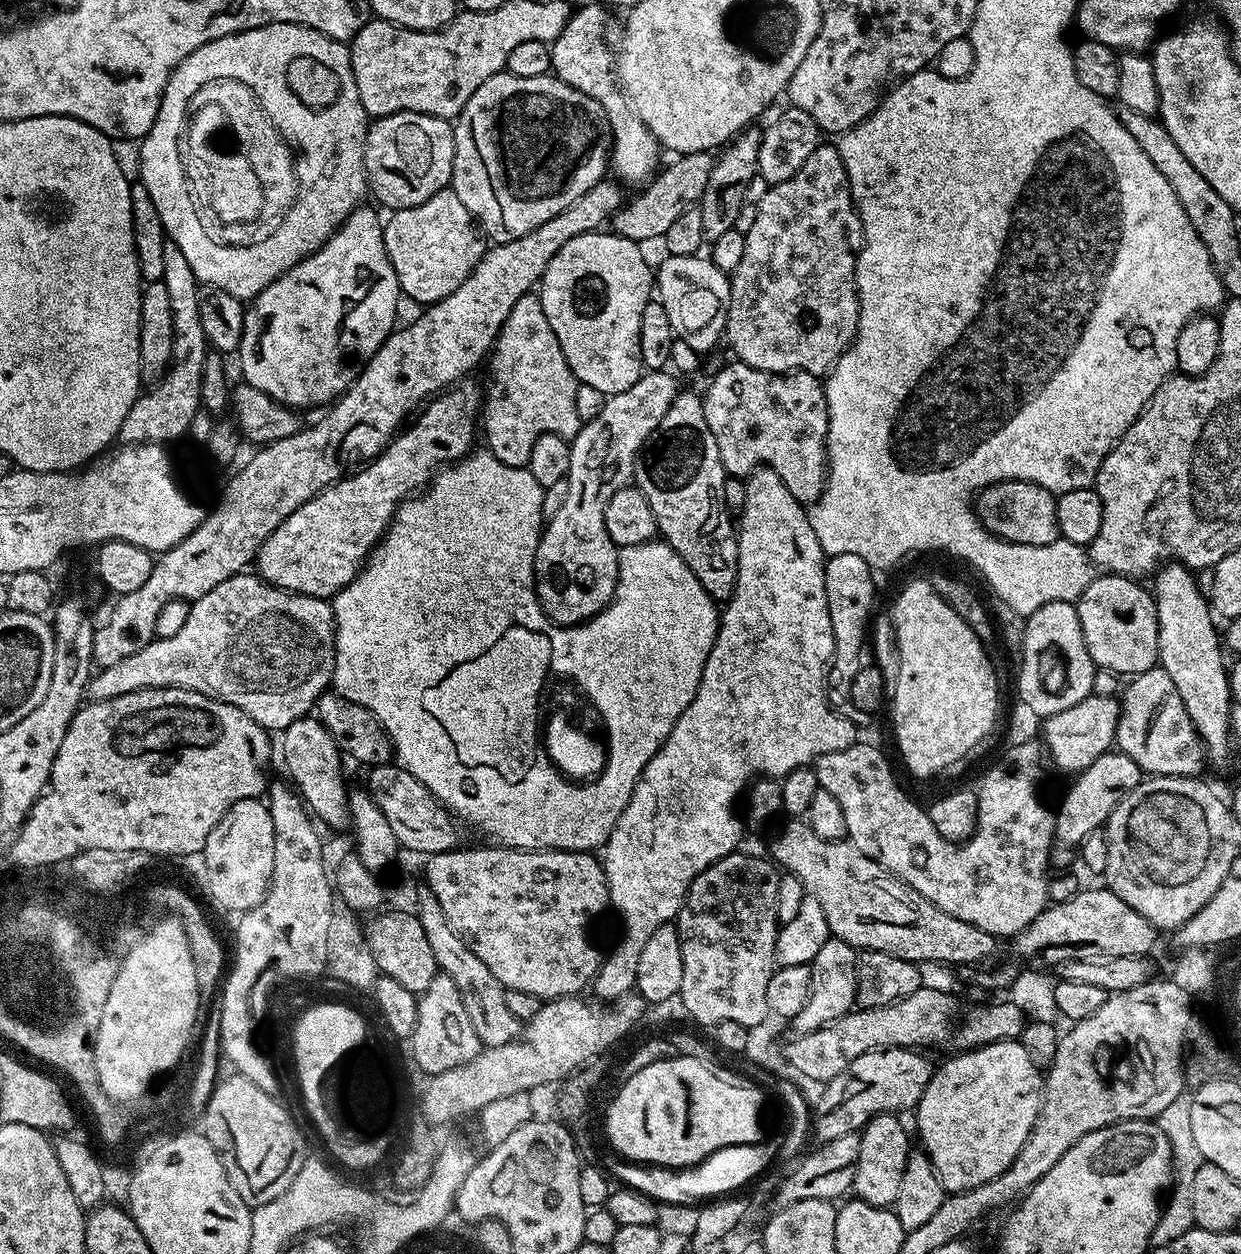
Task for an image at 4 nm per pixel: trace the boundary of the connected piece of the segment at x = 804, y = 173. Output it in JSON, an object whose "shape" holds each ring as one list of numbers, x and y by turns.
{"shape":[[821,142,782,182,768,187,766,194,762,194,762,202,758,202,758,215,754,218,750,230,744,233,746,246,742,253,742,262,738,262,738,270,730,274,732,282,732,293,730,294,730,306,728,307,728,317,723,335,728,336,728,344,732,347,732,352,739,363,746,366,754,366,754,370,766,370,767,372,809,372,811,376,823,377,825,373,835,364,836,359,844,352,849,351,852,341,856,339,858,330,858,314,860,313,860,303,858,302,858,290,856,289,856,263,858,254,864,245,864,231,860,221,860,210,856,203,852,201,852,183,848,181,848,171,844,165,844,159,839,147,835,143]]}

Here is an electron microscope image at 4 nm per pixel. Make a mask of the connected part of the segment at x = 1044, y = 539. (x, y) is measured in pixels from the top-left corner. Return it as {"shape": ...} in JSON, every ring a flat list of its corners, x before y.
{"shape":[[1003,480,997,484,991,484,982,489,974,500,974,516,979,527,985,533,997,536,997,541,1007,542,1012,546,1025,548,1047,548,1055,545,1060,540,1058,530,1058,510,1056,509,1056,496,1042,486,1038,486,1029,480]]}

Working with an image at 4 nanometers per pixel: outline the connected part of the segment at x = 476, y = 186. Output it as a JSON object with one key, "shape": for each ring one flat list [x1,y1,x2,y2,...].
{"shape":[[505,70,498,73,497,76,492,76,486,82,482,82,482,86,478,86,478,90,474,90,470,102,466,102,460,115,455,117,454,135,456,138,454,146,456,165,452,167,451,191,455,192,462,202,462,206,466,206,466,210,476,221,481,233,489,241,498,244,505,244,514,238,522,238,522,234,530,234,530,230,534,230,534,226,542,226,542,222,550,222,550,218,554,218,554,214,562,214,562,210,566,210,566,206,570,206,570,202,582,198,582,194,586,194,586,190,590,190,590,186,605,179,610,168,612,127,606,114,600,104,594,102,594,98,582,94,582,90,574,90,574,86,566,86,566,82,559,80,555,74,538,78,518,78]]}

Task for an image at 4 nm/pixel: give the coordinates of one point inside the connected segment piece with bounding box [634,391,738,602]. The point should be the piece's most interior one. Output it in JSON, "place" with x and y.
{"place":[679,471]}

